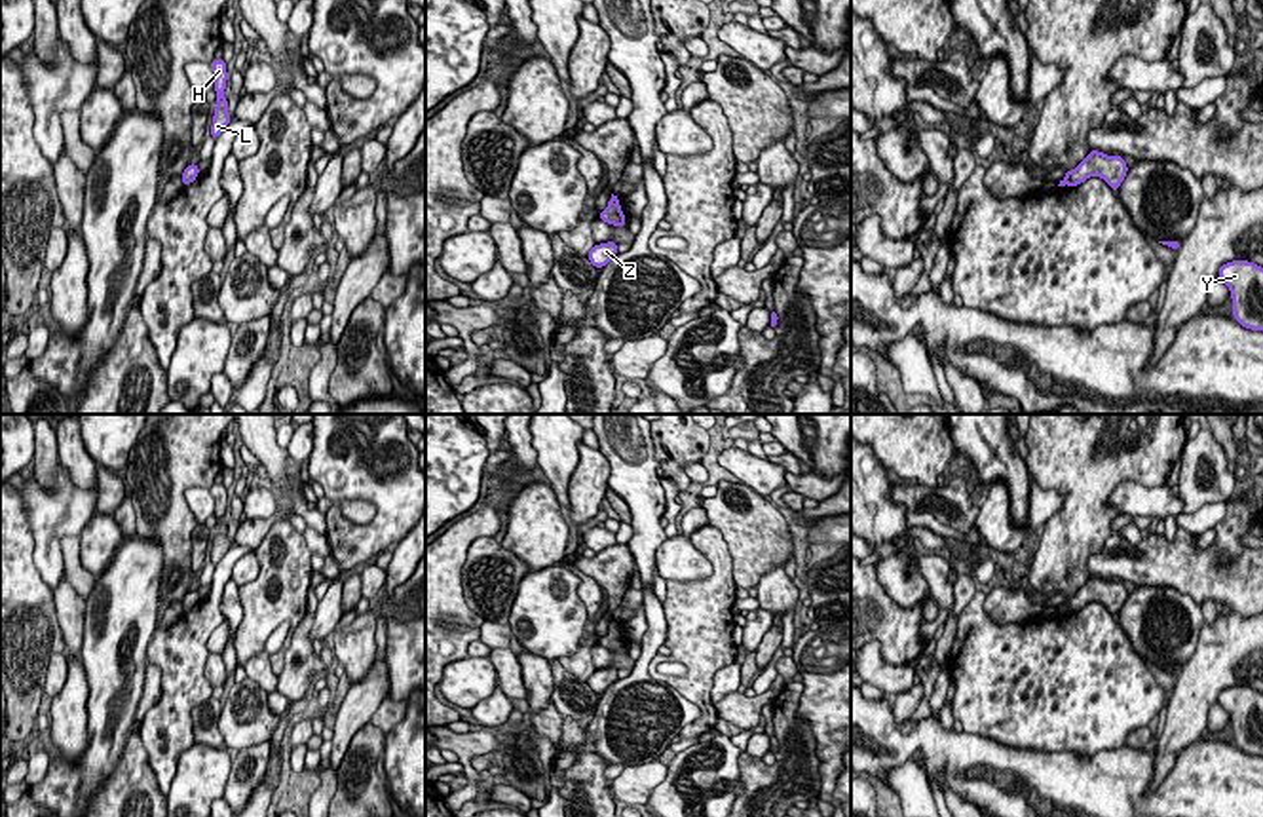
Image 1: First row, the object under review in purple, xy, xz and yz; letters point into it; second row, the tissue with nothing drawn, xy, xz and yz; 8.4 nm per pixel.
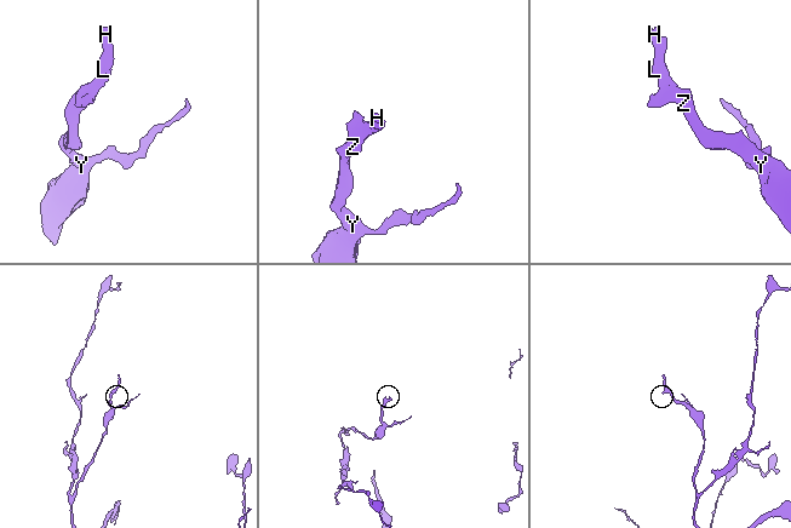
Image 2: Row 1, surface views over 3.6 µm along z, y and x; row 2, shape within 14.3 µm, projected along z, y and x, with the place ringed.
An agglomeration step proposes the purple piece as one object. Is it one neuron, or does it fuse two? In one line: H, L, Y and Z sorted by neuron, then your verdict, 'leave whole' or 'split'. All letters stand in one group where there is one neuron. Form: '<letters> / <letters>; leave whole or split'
H L Y Z; leave whole

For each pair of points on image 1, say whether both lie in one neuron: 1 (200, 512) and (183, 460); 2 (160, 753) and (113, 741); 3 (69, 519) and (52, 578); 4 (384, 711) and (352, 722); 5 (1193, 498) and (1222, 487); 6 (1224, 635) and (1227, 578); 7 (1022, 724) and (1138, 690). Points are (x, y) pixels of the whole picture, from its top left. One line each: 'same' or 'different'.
1: different
2: different
3: same
4: different
5: same
6: different
7: same

